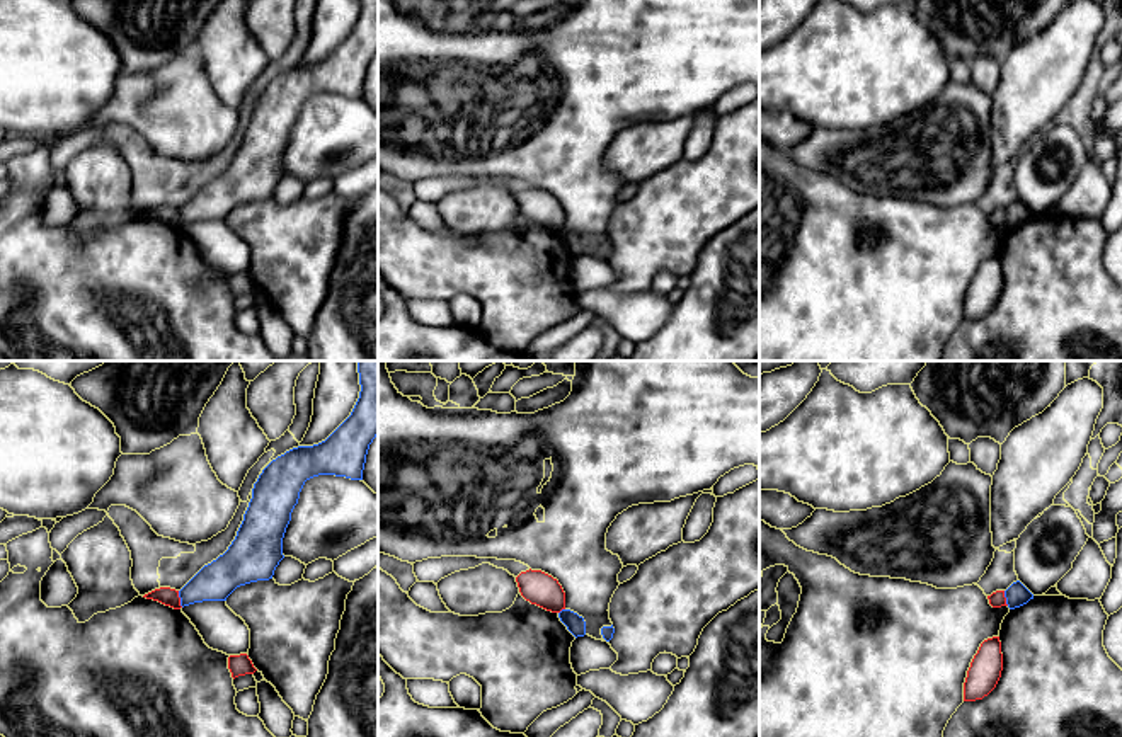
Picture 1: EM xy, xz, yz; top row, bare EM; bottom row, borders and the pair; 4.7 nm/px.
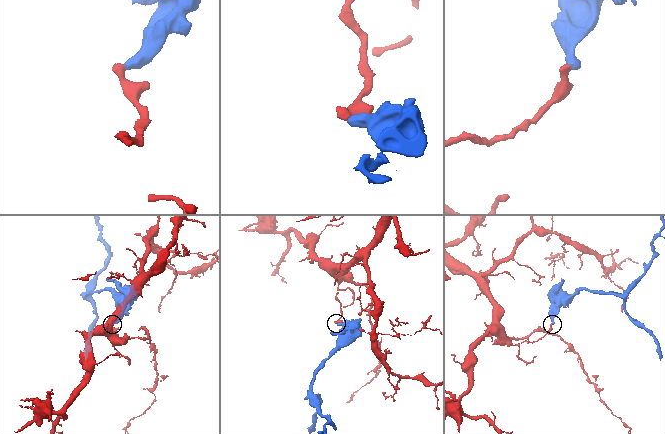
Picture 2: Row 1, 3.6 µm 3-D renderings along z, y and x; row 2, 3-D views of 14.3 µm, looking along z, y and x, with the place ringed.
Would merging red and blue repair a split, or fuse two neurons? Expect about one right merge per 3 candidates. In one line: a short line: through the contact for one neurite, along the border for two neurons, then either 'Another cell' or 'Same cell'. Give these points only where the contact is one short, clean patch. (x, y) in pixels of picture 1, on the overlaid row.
Line: xy (177, 591), (183, 606). Another cell

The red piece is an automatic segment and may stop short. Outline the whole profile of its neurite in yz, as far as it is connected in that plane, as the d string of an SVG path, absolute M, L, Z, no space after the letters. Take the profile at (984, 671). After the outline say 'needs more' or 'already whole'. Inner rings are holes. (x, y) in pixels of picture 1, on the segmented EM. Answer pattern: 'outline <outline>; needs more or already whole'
outline M999 637L987 638L974 655L964 683L964 701L987 696L998 684L1003 671Z; already whole

